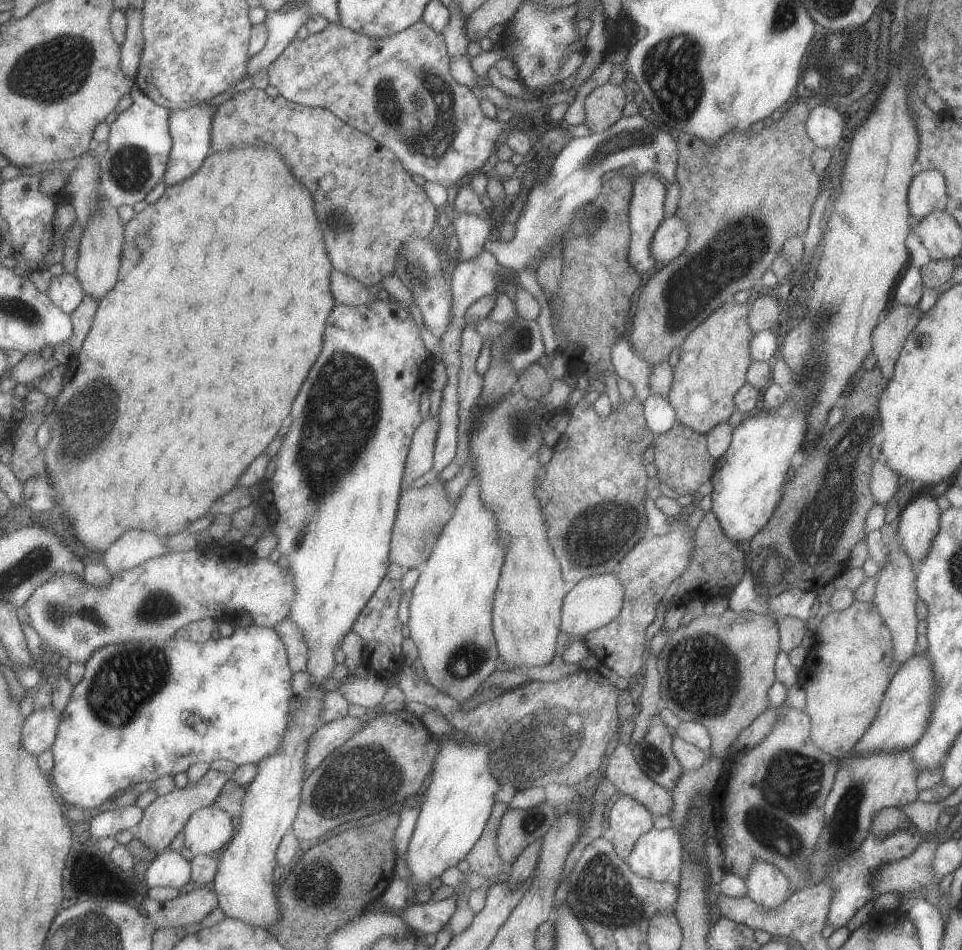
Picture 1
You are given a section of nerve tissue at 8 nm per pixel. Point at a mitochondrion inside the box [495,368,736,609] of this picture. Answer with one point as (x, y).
(597, 536)

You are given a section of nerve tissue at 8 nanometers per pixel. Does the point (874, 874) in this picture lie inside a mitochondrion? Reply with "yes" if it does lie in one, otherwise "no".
no

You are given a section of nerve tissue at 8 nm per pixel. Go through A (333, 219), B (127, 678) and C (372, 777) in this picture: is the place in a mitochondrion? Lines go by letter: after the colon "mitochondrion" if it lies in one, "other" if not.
A: other
B: mitochondrion
C: mitochondrion

